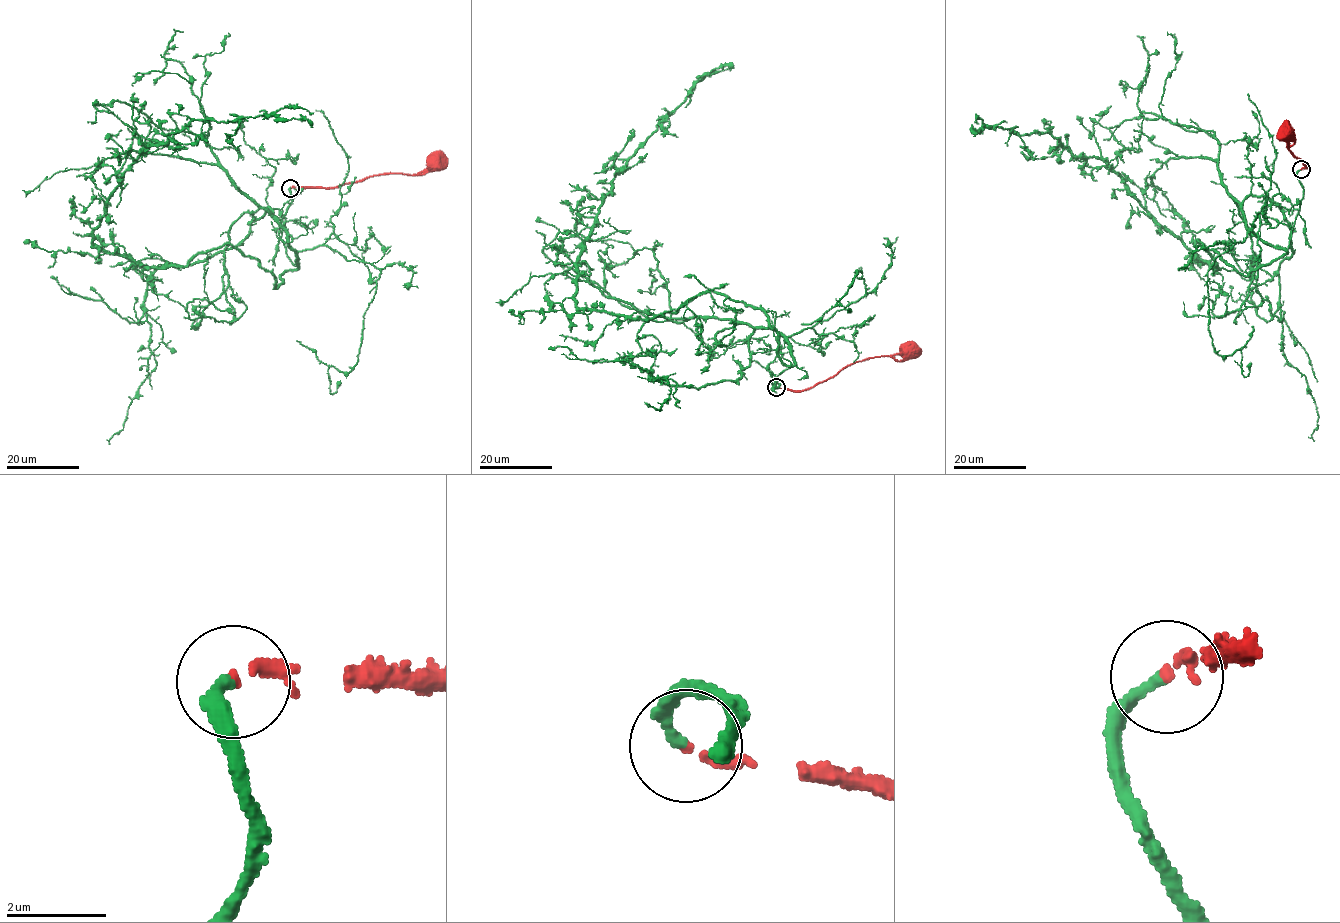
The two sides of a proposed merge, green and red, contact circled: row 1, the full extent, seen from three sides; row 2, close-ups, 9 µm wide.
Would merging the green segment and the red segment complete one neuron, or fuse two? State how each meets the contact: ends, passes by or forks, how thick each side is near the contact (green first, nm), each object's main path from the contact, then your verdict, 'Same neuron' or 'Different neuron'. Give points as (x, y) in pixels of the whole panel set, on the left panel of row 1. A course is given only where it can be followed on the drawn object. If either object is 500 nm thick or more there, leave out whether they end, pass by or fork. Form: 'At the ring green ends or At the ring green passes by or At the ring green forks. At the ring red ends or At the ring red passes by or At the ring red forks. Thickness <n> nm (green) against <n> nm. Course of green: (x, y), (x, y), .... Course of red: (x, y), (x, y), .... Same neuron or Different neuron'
At the ring green ends. At the ring red ends. Thickness 240 nm (green) against 180 nm. Course of green: (290, 187), (297, 267), (276, 288), (230, 244), (157, 267), (93, 243), (122, 172), (191, 121), (312, 127). Course of red: (290, 187), (334, 188), (378, 174), (421, 174), (434, 161). Same neuron

